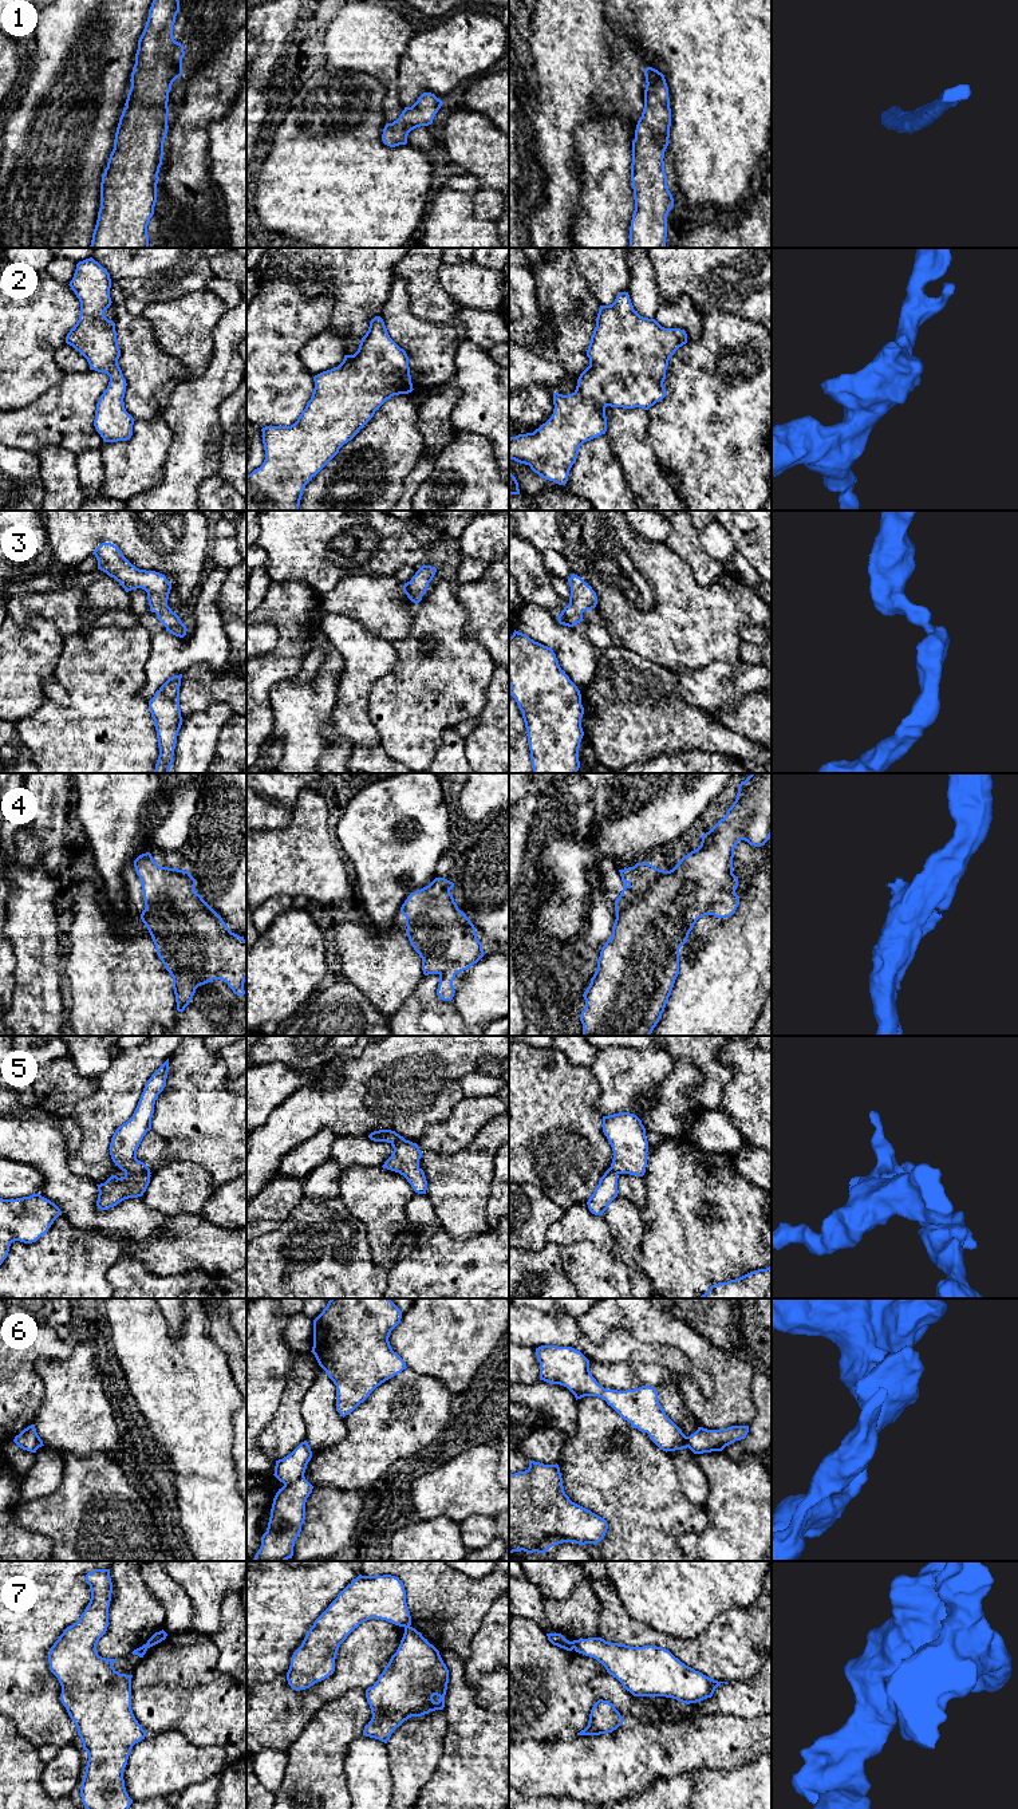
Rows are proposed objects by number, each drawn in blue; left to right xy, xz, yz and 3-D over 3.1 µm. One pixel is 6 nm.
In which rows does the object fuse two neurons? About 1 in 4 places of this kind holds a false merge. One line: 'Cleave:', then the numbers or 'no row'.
Cleave: 5, 6, 7

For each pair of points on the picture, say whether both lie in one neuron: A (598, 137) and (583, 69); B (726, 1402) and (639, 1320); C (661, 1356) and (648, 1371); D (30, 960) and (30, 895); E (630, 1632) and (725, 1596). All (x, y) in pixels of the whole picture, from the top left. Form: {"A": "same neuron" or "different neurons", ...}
{"A": "different neurons", "B": "same neuron", "C": "different neurons", "D": "same neuron", "E": "different neurons"}

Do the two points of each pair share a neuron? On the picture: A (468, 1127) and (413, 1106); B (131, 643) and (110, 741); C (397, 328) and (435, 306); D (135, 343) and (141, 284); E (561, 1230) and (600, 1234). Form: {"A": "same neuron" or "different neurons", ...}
{"A": "different neurons", "B": "same neuron", "C": "different neurons", "D": "different neurons", "E": "same neuron"}

